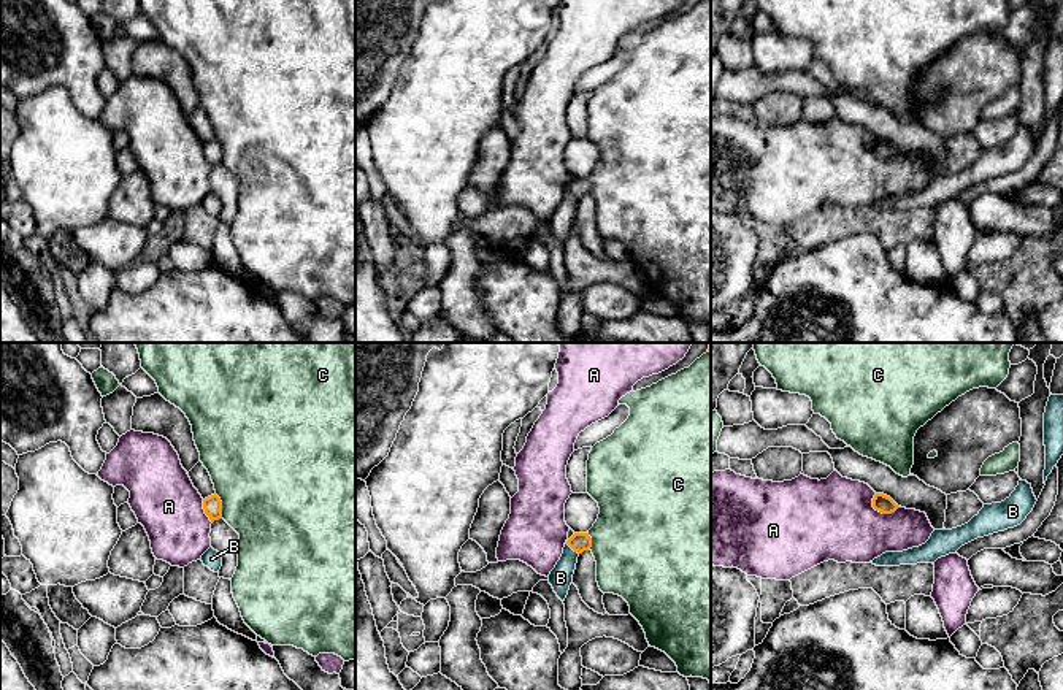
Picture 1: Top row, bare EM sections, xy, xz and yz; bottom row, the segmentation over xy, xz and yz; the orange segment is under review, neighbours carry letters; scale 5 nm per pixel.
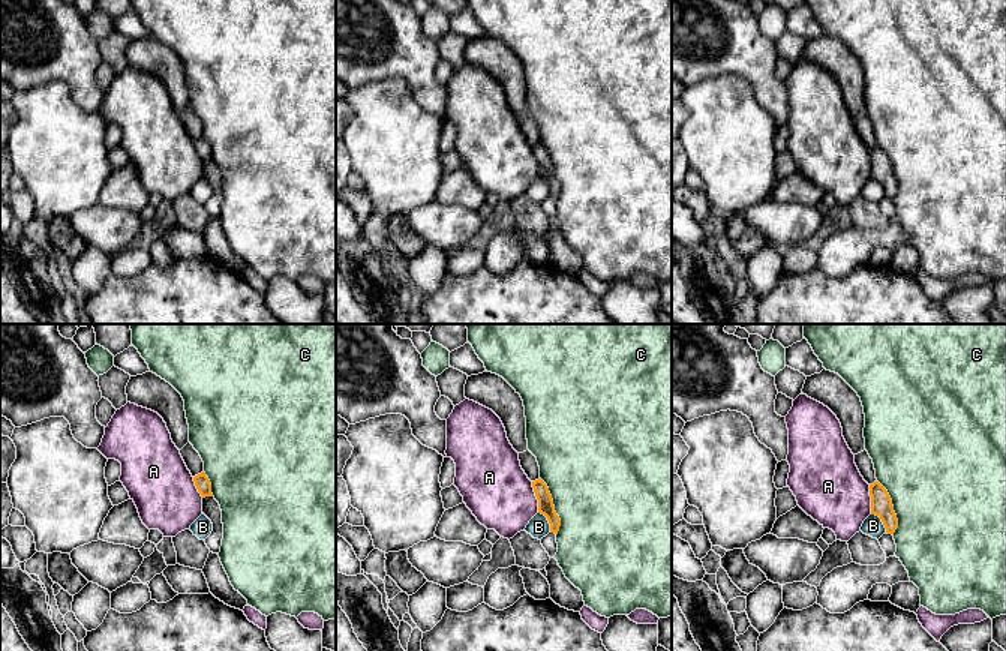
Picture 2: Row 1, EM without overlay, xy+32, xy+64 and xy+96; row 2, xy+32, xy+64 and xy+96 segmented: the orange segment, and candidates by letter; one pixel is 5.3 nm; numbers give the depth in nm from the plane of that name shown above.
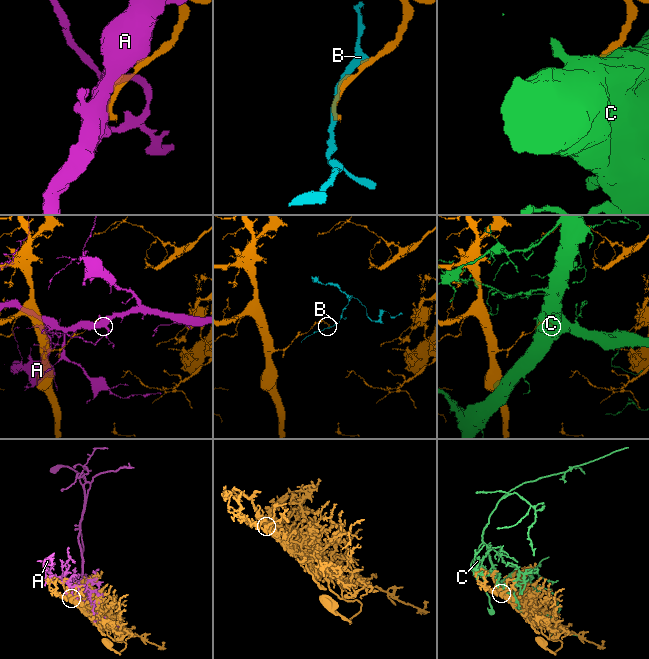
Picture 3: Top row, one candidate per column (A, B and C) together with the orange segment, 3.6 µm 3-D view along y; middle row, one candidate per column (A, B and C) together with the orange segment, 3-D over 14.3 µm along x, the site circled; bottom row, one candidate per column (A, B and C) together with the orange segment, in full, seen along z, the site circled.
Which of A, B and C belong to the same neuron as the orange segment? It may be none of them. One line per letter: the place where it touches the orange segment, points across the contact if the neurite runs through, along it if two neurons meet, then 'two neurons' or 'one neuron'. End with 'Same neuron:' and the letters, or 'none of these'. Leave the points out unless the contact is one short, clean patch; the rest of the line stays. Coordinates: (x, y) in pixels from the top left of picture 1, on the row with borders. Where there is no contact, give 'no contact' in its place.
A: contact yz (882, 513); two neurons
B: contact xz (568, 544); border xz (573, 533), (567, 543), (578, 554); two neurons
C: contact xy (221, 506); two neurons
Same neuron: none of these

